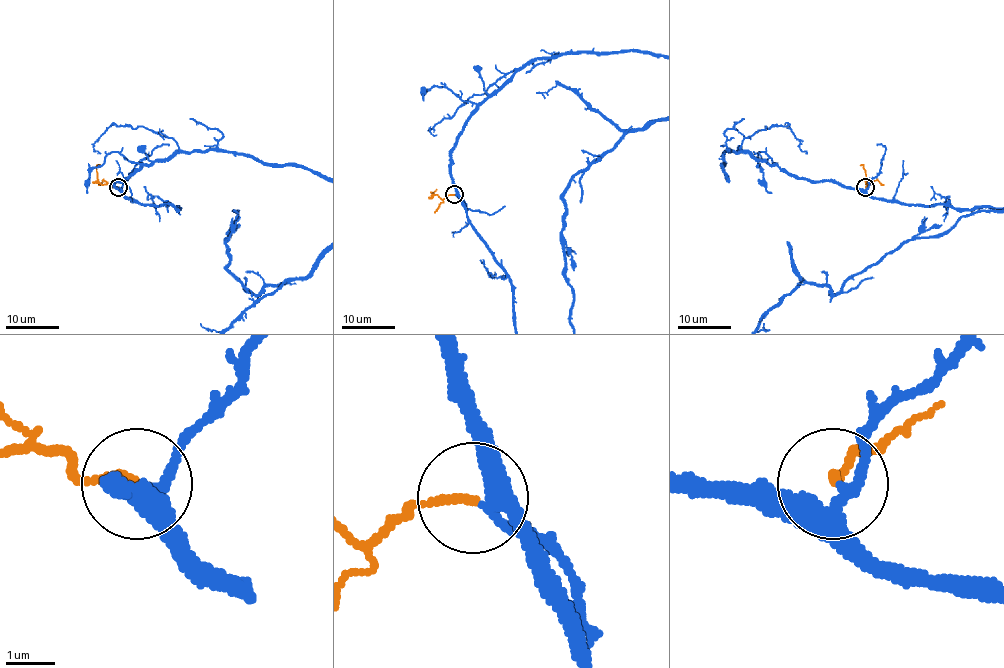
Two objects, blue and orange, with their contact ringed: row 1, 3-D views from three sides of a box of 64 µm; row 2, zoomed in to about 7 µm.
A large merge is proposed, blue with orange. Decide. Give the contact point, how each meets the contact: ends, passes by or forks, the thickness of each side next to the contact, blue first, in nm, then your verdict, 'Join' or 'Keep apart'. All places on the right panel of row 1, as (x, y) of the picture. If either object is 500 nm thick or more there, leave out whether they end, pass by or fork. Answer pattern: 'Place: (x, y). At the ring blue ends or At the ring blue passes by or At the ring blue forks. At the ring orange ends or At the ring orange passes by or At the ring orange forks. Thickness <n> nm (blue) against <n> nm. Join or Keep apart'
Place: (865, 187). At the ring blue passes by. At the ring orange ends. Thickness 280 nm (blue) against 170 nm. Join

